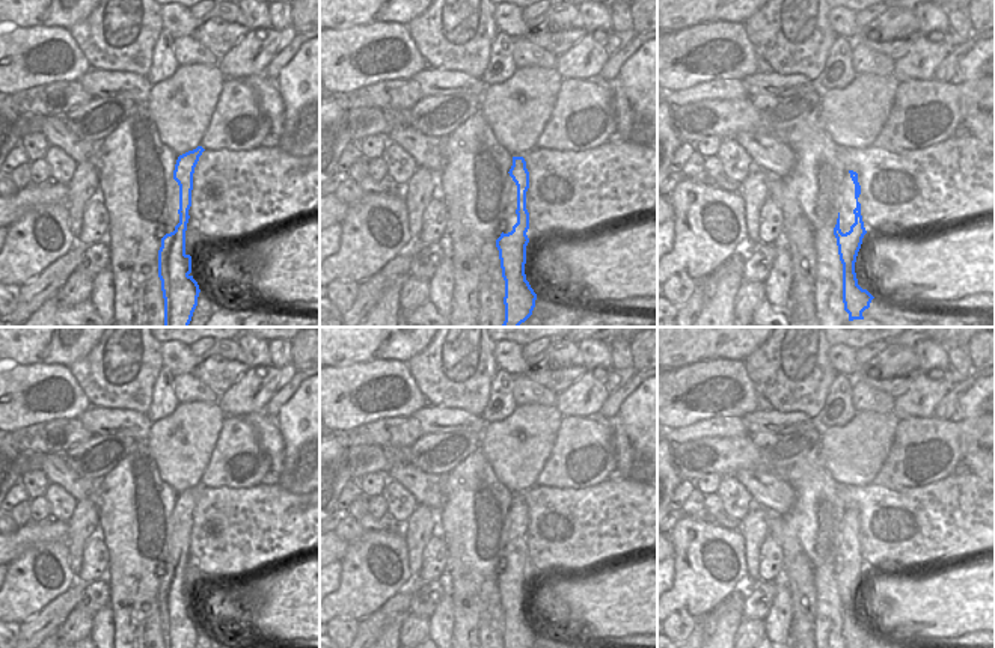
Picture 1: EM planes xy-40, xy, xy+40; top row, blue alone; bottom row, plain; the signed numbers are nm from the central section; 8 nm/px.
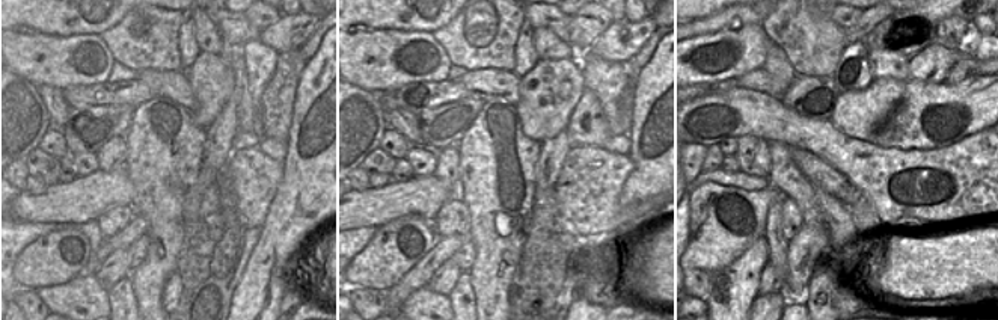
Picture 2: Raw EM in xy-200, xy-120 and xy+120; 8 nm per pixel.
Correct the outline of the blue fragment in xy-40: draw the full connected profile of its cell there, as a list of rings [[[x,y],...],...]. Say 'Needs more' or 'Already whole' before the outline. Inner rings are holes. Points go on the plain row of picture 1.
Already whole. [[[197,484],[178,494],[173,517],[179,523],[179,561],[161,576],[158,588],[158,615],[164,636],[164,648],[194,648],[199,622],[193,616],[191,594],[185,591],[185,568],[191,544],[193,511],[205,487]]]

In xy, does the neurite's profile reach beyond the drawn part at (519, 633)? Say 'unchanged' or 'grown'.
unchanged

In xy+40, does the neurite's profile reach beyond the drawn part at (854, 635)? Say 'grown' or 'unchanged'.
unchanged

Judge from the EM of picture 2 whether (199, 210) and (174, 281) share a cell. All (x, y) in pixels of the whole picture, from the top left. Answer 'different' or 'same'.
different

